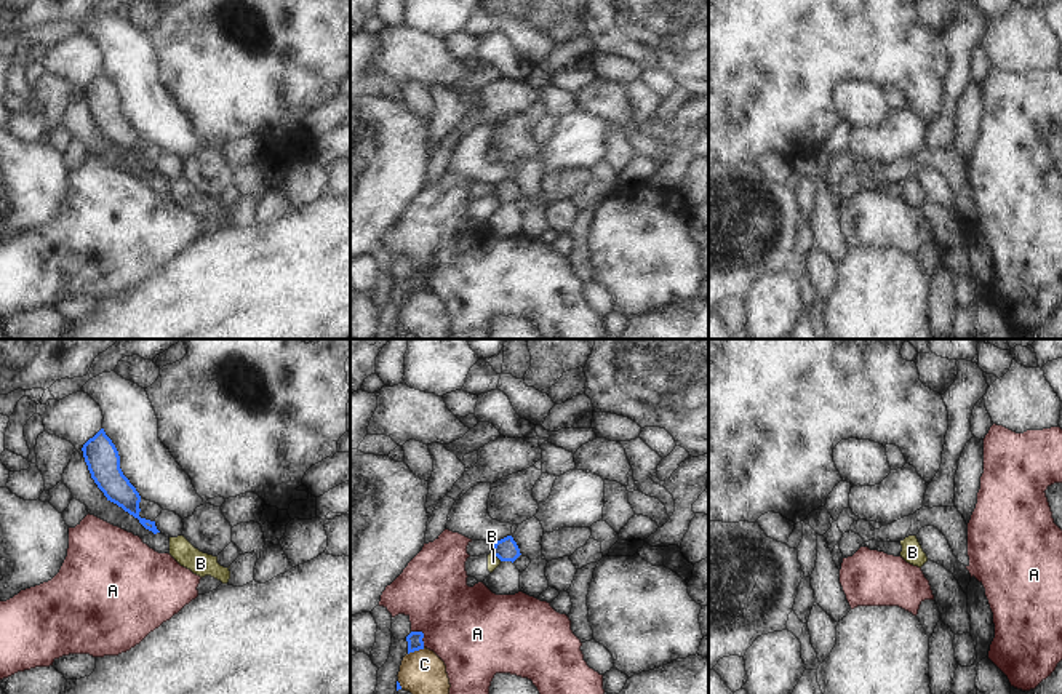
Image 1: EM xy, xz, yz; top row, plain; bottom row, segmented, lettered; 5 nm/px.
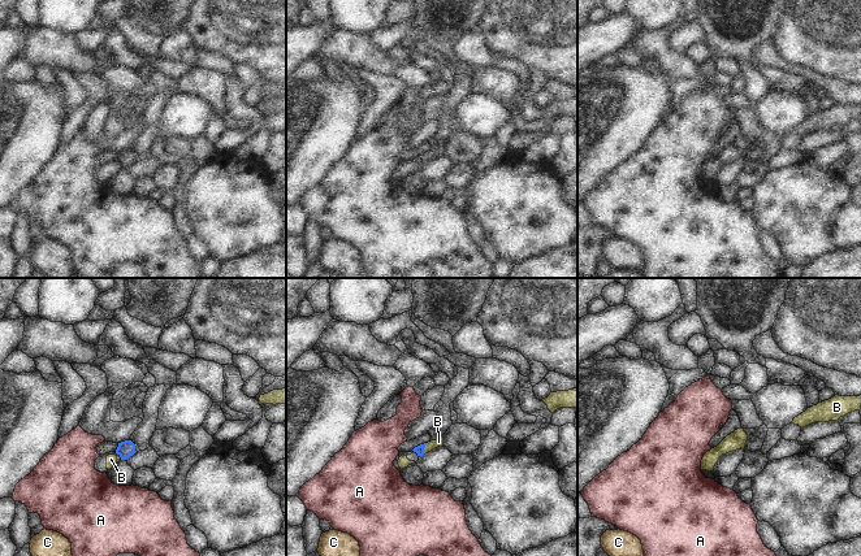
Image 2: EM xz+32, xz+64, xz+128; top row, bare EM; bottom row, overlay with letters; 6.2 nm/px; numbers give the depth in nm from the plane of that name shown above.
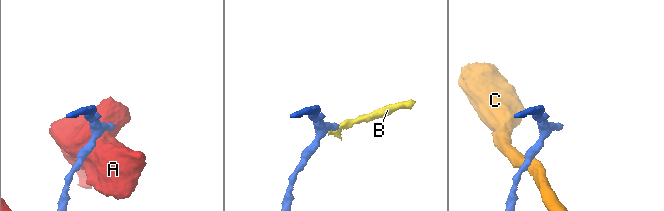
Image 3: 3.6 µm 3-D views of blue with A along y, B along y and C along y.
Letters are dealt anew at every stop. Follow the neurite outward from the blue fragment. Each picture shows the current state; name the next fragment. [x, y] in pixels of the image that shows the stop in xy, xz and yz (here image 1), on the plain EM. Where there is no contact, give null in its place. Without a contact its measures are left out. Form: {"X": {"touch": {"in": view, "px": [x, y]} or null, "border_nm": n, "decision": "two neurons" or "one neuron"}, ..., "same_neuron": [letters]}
{"A": {"touch": {"in": "xz", "px": [423, 277]}, "border_nm": 110, "decision": "two neurons"}, "B": {"touch": {"in": "xz", "px": [496, 197]}, "border_nm": 70, "decision": "one neuron"}, "C": {"touch": {"in": "xz", "px": [416, 291]}, "border_nm": 90, "decision": "two neurons"}, "same_neuron": ["B"]}

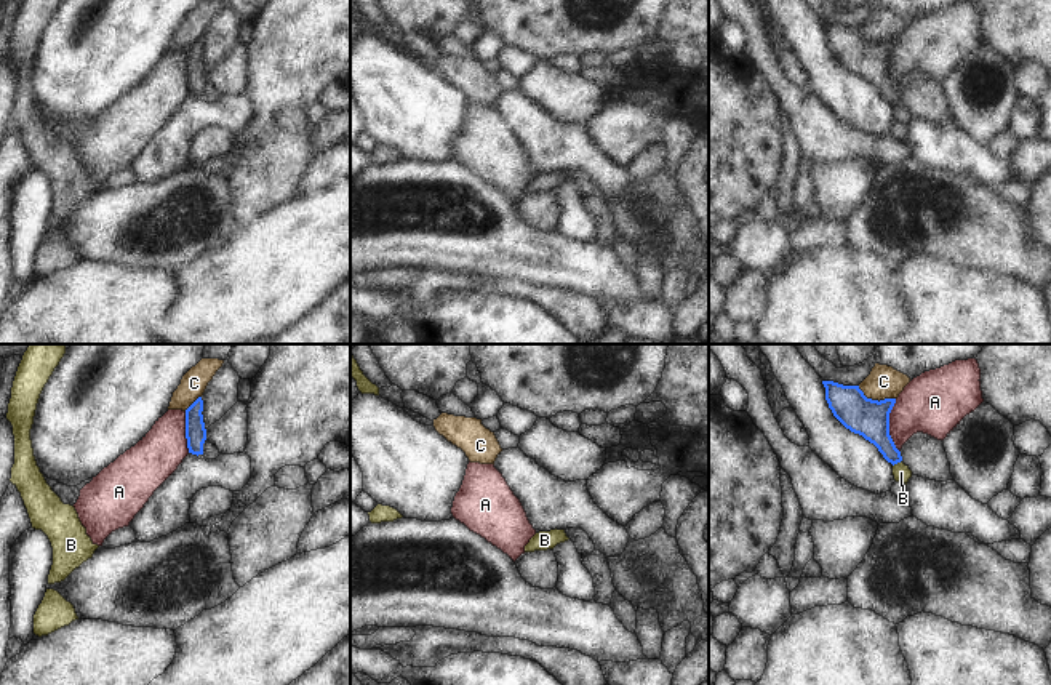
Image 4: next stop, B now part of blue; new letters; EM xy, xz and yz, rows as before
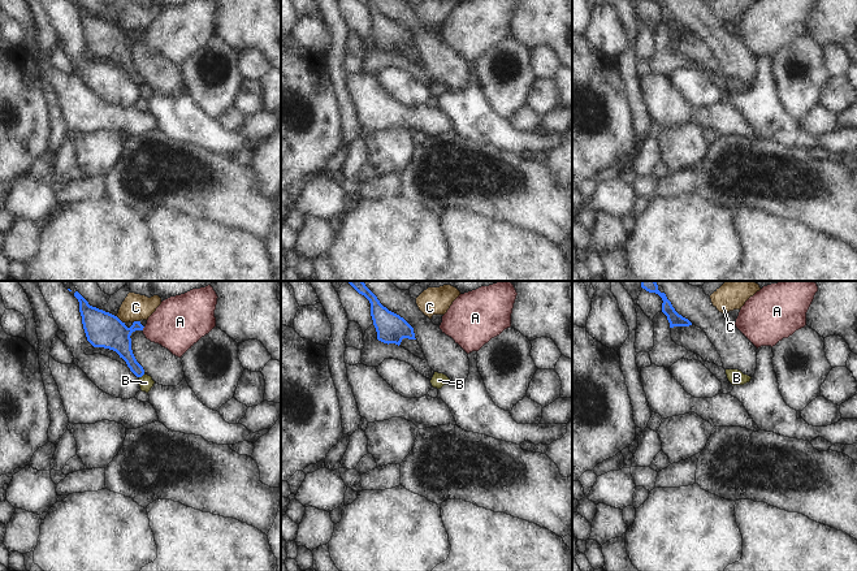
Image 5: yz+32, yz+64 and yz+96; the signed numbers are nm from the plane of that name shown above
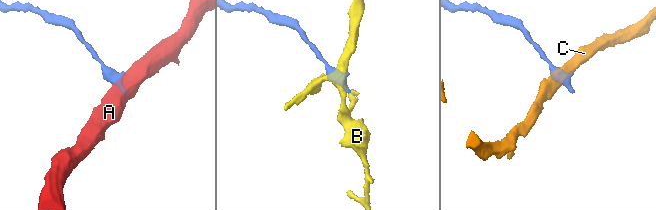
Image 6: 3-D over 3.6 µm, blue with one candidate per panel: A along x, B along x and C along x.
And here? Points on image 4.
{"A": {"touch": {"in": "yz", "px": [888, 68]}, "border_nm": 280, "decision": "two neurons"}, "B": {"touch": {"in": "yz", "px": [896, 104]}, "border_nm": 60, "decision": "two neurons"}, "C": {"touch": {"in": "yz", "px": [875, 42]}, "border_nm": 200, "decision": "two neurons"}, "same_neuron": []}

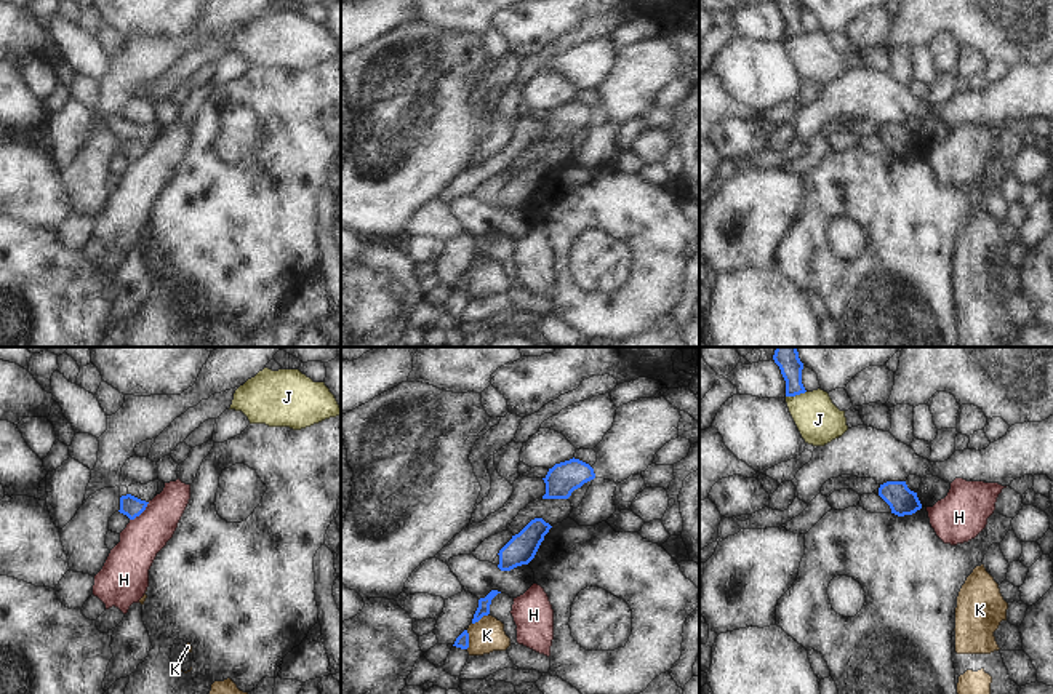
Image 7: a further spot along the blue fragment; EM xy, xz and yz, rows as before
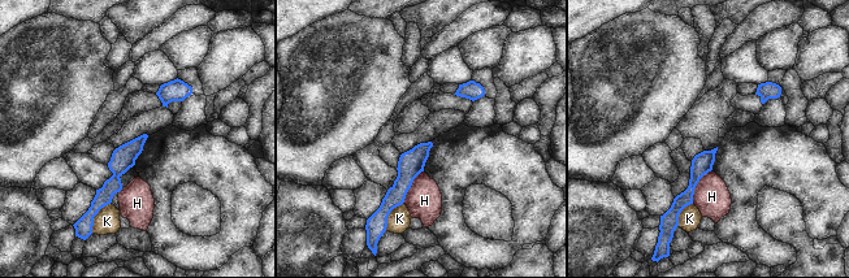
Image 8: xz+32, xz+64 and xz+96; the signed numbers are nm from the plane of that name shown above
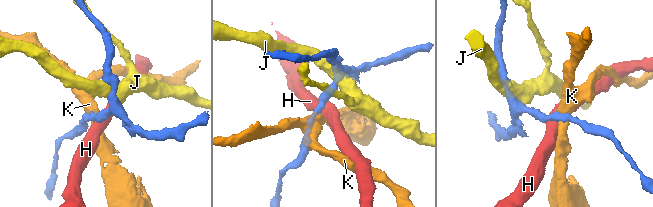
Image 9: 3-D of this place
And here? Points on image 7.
{"H": {"touch": {"in": "xy", "px": [140, 155]}, "border_nm": 140, "decision": "two neurons"}, "J": {"touch": {"in": "yz", "px": [796, 35]}, "border_nm": 110, "decision": "two neurons"}, "K": {"touch": {"in": "xz", "px": [468, 282]}, "border_nm": 100, "decision": "two neurons"}, "same_neuron": []}

